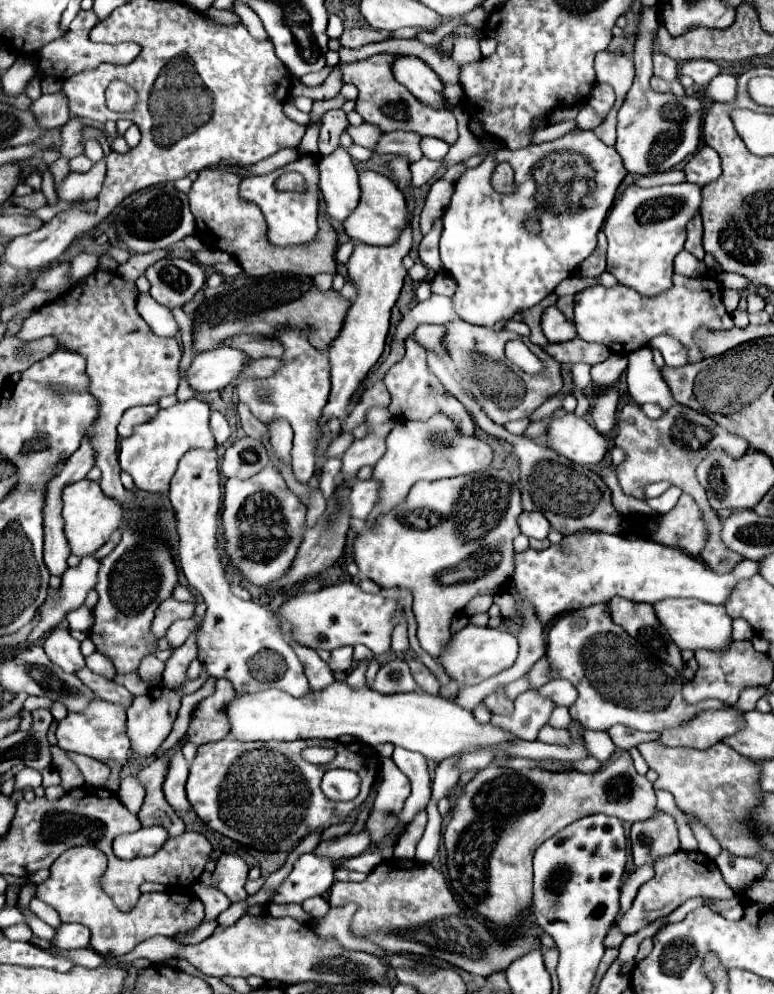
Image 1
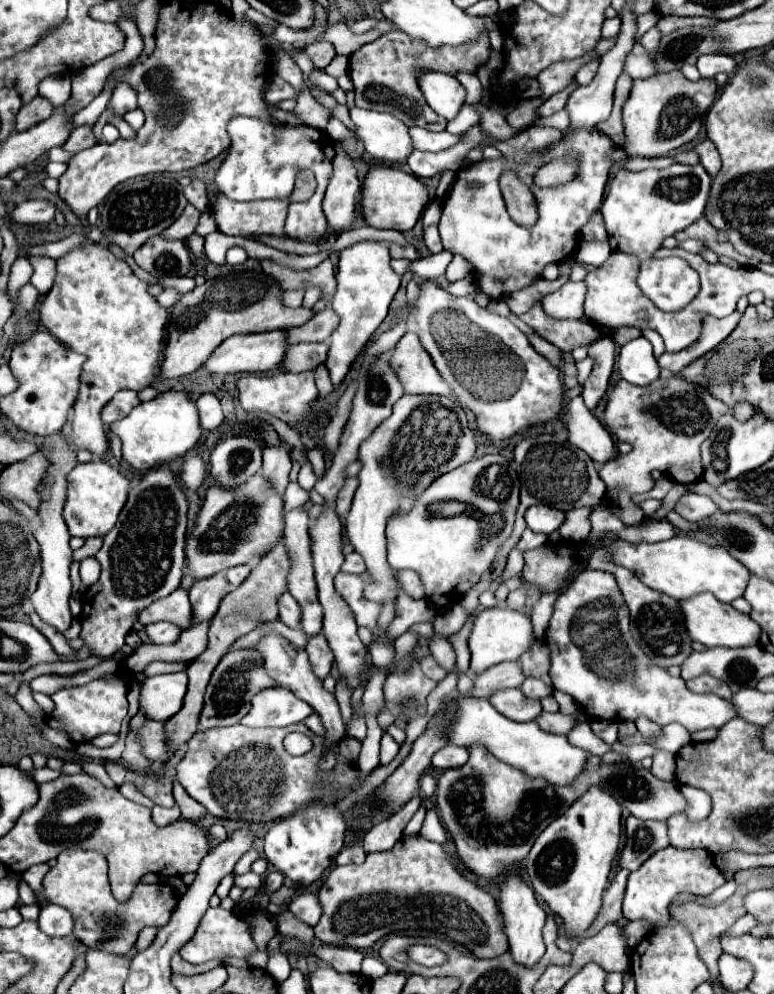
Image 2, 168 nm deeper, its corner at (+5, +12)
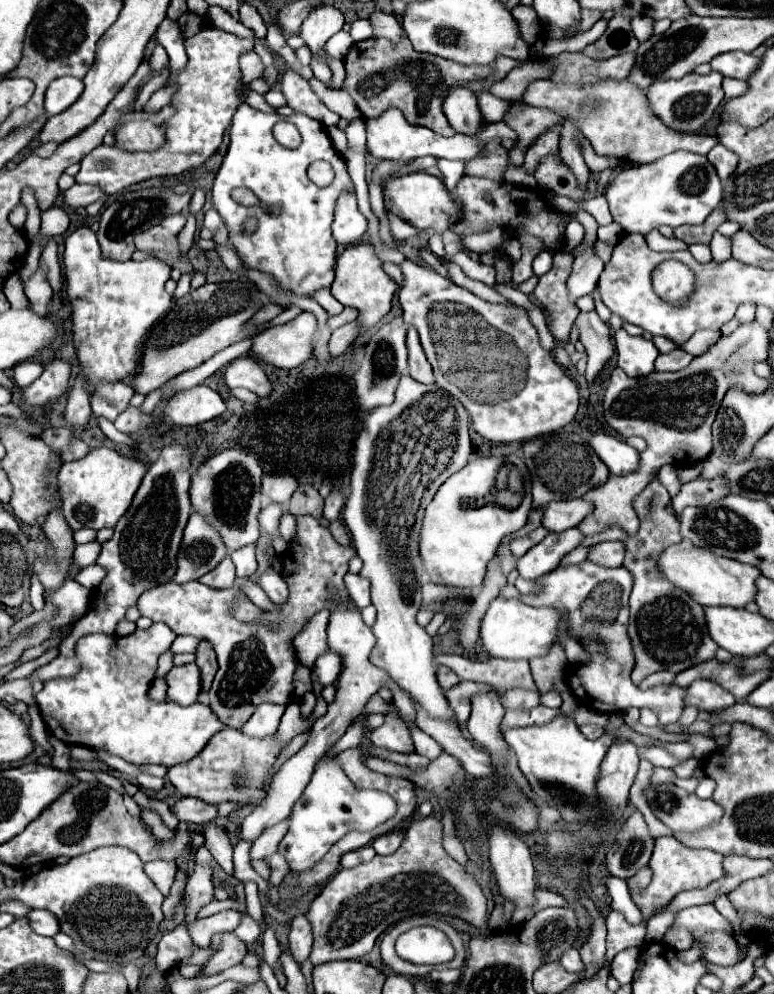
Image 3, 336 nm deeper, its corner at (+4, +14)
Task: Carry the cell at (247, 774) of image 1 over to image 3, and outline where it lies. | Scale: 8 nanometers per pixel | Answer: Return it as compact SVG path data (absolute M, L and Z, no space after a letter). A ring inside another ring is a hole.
M225 728L205 744L205 750L201 750L203 756L195 756L189 762L169 768L167 778L181 796L195 796L209 804L237 802L241 806L255 806L265 800L271 786L271 770L285 746L287 744L279 742L275 736L249 738L239 730Z

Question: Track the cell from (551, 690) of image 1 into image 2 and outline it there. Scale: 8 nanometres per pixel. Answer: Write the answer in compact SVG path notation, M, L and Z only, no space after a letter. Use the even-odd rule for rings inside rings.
M526 678L524 684L520 686L520 690L522 690L522 694L526 698L534 698L534 700L542 700L544 696L550 696L552 694L548 690L548 686L542 680L538 680L538 678Z

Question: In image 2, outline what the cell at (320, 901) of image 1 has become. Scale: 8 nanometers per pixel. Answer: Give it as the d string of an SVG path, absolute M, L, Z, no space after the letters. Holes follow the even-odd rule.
M300 894L292 904L290 904L290 912L300 918L304 924L308 926L316 926L320 916L322 916L322 908L320 908L320 902L318 902L318 896L316 894Z

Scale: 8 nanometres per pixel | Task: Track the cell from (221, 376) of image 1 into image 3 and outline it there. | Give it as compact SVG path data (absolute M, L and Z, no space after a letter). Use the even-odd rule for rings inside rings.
M301 312L295 320L257 334L249 354L275 368L291 370L311 356L311 338L315 330L315 316L311 312Z

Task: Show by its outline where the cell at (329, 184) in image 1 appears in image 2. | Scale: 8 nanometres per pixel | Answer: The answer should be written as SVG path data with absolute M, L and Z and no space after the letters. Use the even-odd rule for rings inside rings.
M336 152L332 158L334 174L324 196L324 212L330 228L336 232L348 230L356 220L356 206L360 196L360 180L356 176L354 162L348 154Z

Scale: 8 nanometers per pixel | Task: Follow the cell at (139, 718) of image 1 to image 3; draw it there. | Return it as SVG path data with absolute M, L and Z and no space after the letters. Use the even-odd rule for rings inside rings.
M197 664L173 666L167 674L167 700L179 706L189 706L197 702L201 690L201 678Z

